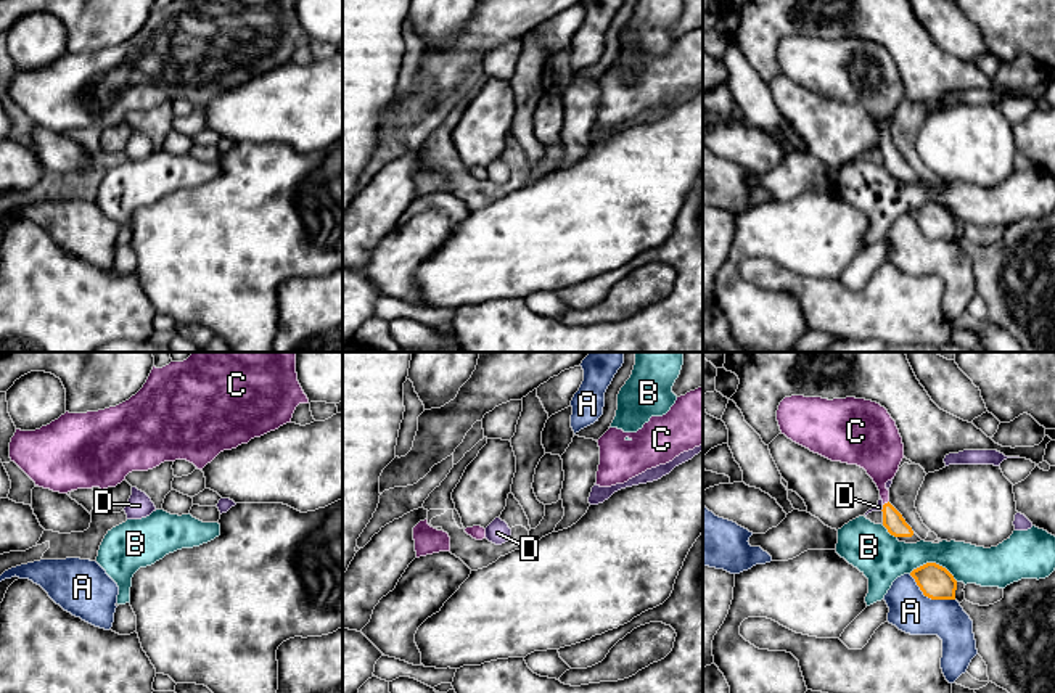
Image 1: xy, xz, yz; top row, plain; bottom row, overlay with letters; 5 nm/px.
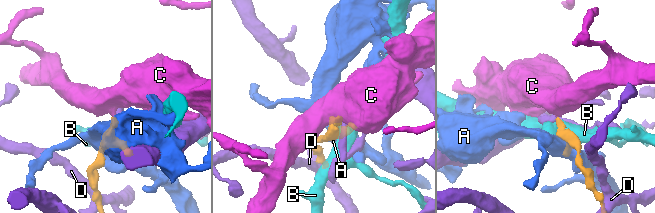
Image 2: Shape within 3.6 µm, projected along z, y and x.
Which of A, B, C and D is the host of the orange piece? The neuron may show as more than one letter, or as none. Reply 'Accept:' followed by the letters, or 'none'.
Accept: C

